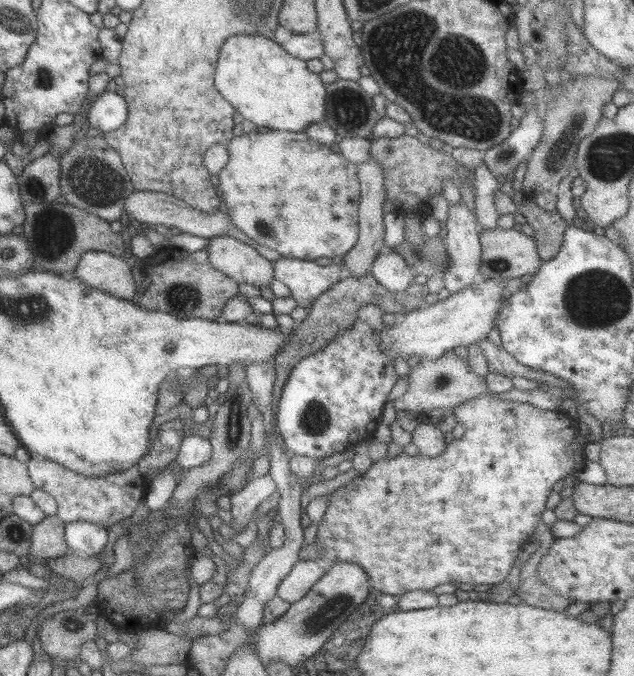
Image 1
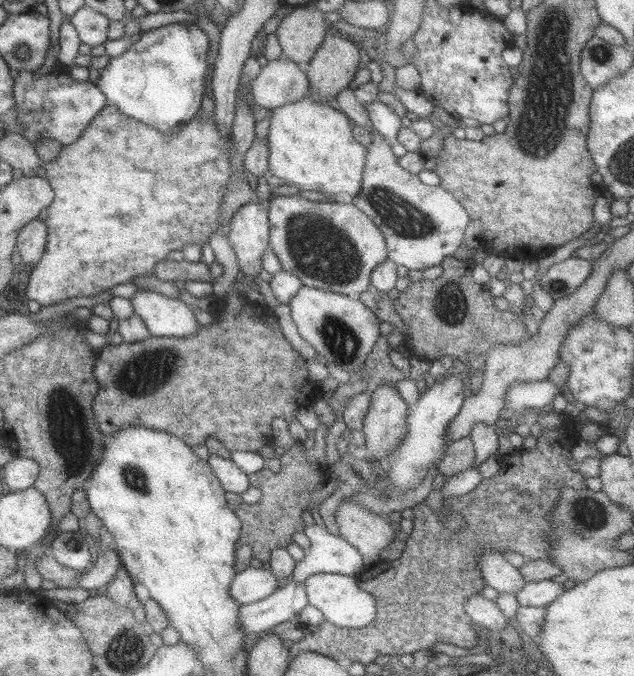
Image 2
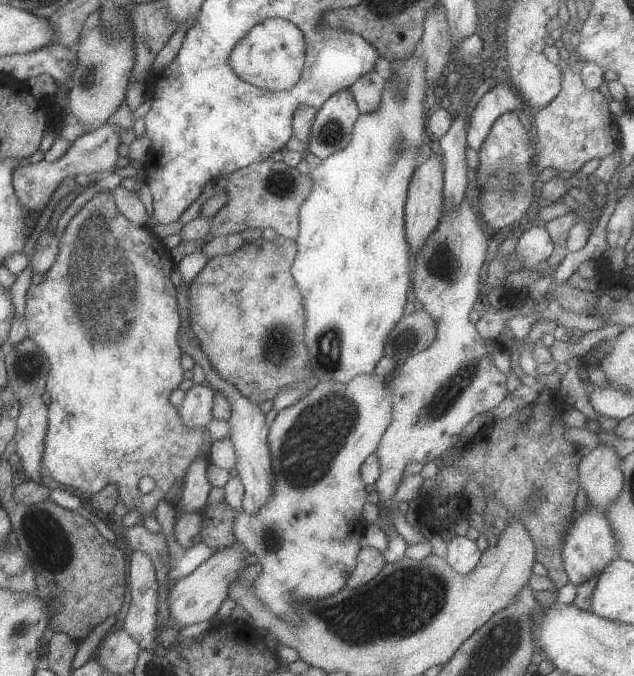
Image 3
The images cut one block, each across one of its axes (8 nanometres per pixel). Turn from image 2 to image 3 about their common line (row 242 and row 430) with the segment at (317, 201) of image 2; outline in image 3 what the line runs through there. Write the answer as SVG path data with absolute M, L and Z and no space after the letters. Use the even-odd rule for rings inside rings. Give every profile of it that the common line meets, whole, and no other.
M375 373L369 375L356 375L348 382L339 383L338 381L320 381L317 382L298 402L292 406L278 411L276 418L269 427L269 447L271 452L271 463L275 474L275 485L273 486L273 499L263 506L255 515L249 515L242 511L237 511L237 517L234 521L233 531L235 538L238 539L247 550L247 554L256 555L258 564L261 566L261 573L255 580L255 589L259 599L274 614L288 619L293 625L297 625L300 620L293 609L293 602L298 599L321 599L331 594L336 594L342 590L355 567L360 547L360 537L364 534L367 521L362 517L362 510L366 503L365 482L361 477L362 463L368 458L371 452L377 450L382 435L386 432L393 415L393 396L389 391L384 378L378 377Z

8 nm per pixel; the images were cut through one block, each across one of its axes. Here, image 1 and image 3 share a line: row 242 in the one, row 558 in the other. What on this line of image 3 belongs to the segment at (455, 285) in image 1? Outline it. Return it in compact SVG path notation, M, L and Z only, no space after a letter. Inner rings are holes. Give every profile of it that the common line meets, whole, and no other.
M455 535L447 542L447 563L460 574L469 573L479 563L483 552L476 541L465 536Z

